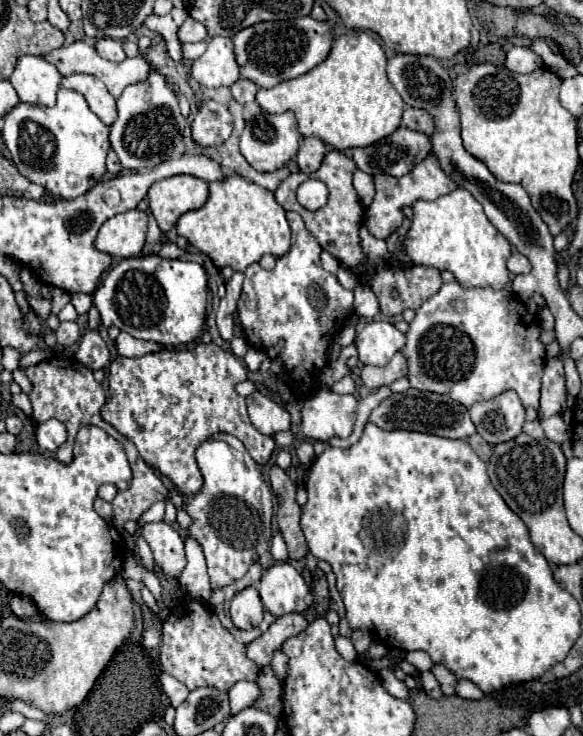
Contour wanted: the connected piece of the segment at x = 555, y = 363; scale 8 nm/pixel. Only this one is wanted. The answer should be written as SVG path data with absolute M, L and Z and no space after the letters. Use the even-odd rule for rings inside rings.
M560 358L546 360L542 376L542 396L540 396L540 418L550 418L562 412L566 402L566 382Z

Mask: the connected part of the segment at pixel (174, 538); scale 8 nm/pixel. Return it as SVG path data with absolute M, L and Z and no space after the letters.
M166 522L146 524L142 528L142 534L152 548L156 564L164 570L164 574L176 578L186 566L184 542L182 542L180 534Z

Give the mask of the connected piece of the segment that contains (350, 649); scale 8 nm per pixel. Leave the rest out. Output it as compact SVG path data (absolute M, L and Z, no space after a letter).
M335 643L338 653L348 661L354 661L357 659L358 653L353 643Z

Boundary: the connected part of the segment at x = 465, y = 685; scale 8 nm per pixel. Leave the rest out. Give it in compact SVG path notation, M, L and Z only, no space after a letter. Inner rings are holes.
M458 680L456 694L462 696L462 698L468 698L468 700L478 700L478 698L482 698L482 690L480 690L474 682L468 682L468 680Z

